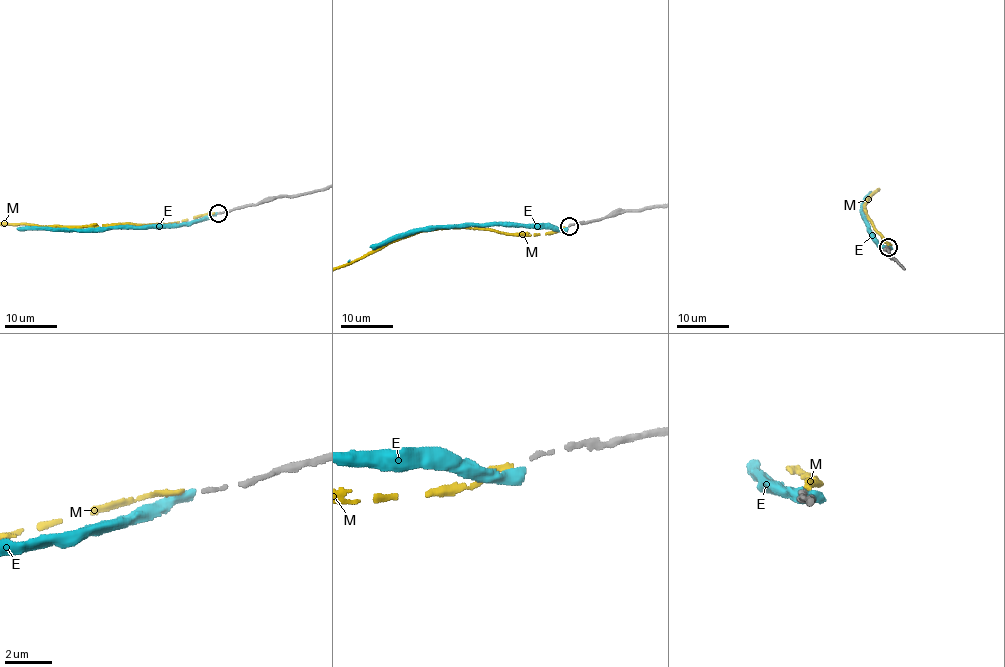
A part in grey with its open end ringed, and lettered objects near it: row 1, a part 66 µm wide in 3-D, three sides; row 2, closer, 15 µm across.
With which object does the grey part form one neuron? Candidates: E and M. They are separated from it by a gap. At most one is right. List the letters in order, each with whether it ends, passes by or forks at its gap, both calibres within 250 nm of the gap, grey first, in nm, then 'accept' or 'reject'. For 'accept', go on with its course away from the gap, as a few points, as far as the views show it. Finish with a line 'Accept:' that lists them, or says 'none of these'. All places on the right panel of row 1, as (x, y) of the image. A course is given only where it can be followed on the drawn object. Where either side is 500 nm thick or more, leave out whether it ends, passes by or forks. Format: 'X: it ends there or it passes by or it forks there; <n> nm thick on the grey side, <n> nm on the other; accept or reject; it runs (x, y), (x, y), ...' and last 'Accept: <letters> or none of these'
E: it ends there; 170 nm thick on the grey side, 420 nm on the other; reject
M: it ends there; 170 nm thick on the grey side, 220 nm on the other; accept
Accept: M

